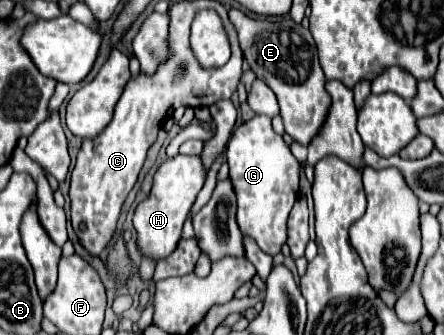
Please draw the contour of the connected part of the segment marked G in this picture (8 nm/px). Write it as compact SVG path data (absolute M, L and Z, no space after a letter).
M255 115L233 131L225 149L229 179L237 193L237 225L243 235L251 237L261 251L277 255L287 241L287 217L299 191L299 161L291 155L289 145L271 127L271 119Z

